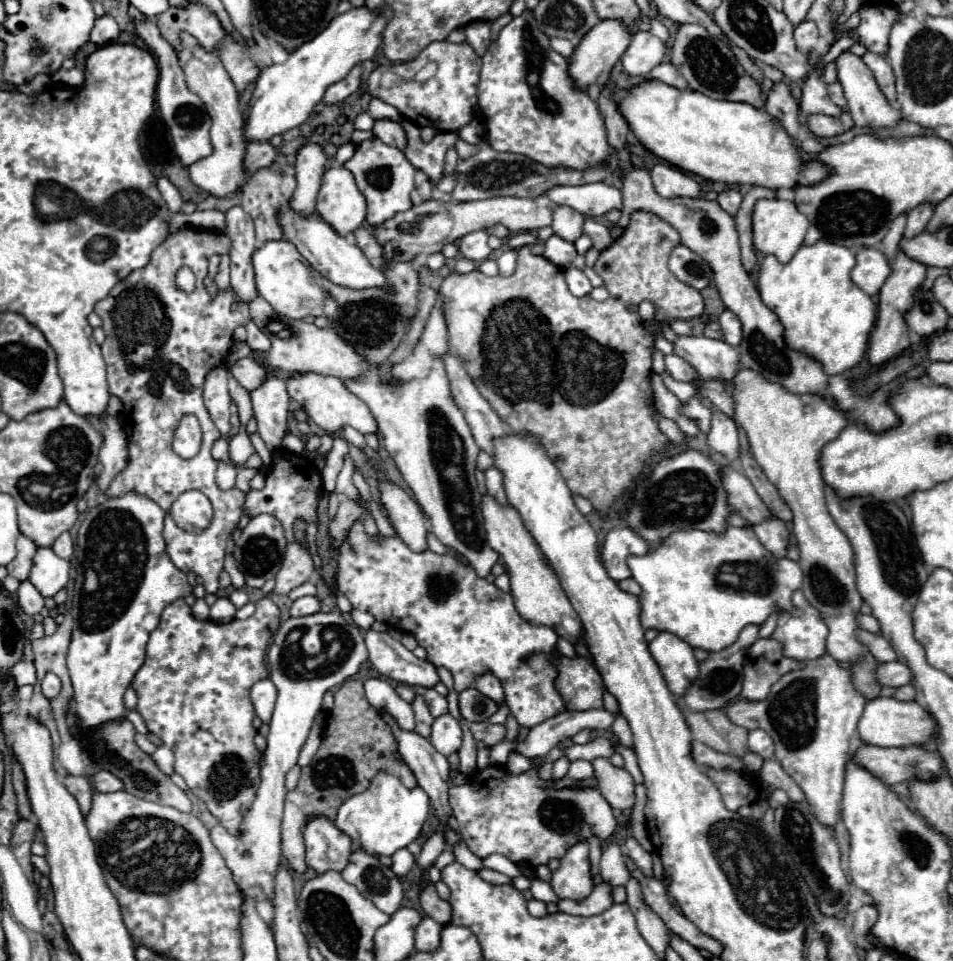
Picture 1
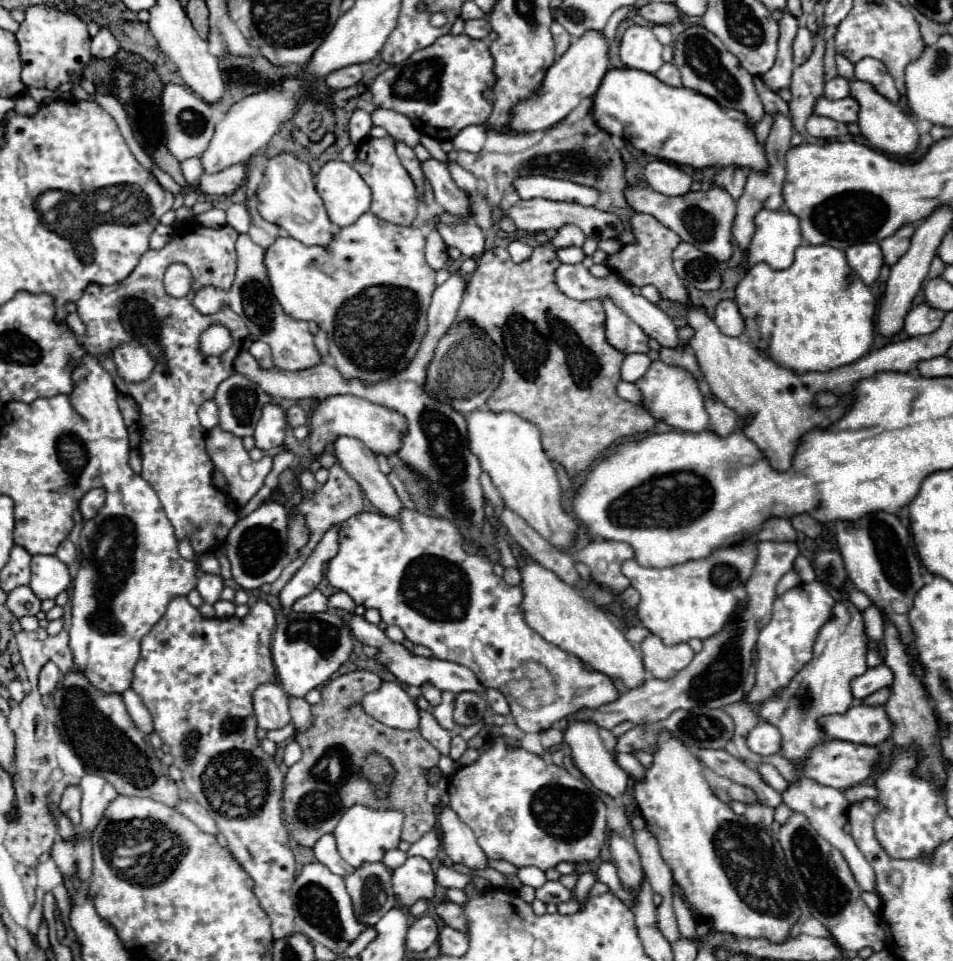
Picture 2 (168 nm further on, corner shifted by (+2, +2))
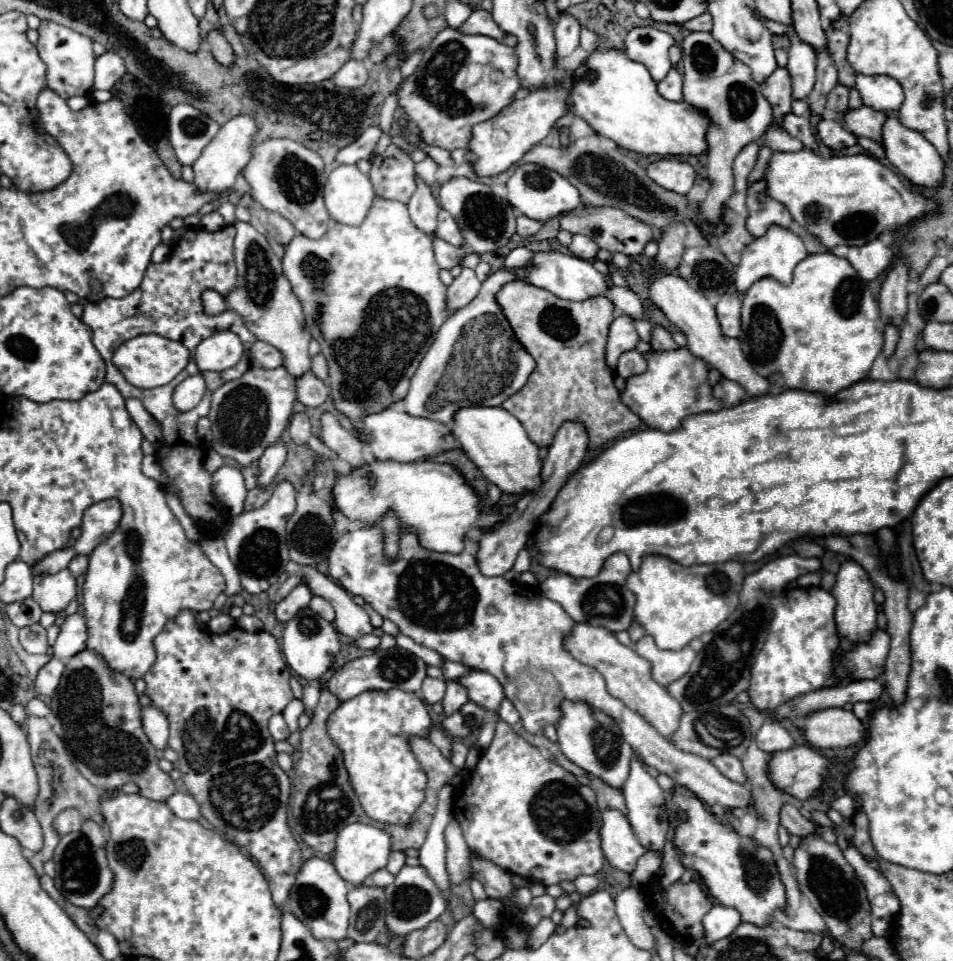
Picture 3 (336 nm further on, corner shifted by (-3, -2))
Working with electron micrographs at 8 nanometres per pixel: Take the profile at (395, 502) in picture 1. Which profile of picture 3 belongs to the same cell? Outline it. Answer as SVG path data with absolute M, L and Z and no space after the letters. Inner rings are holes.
M332 414L322 416L322 442L334 450L340 460L348 462L350 470L364 468L368 464L364 460L364 444L360 438L354 432L344 430Z

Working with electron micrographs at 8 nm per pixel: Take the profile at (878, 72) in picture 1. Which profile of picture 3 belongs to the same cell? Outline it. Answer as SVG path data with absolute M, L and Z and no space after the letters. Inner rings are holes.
M858 74L856 88L866 106L872 106L882 112L896 112L904 102L902 86L892 76Z

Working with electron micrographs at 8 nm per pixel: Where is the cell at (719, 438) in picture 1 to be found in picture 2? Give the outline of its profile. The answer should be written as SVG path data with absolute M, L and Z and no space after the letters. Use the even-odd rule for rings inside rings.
M705 398L705 408L709 412L709 428L715 430L719 436L727 436L737 426L737 414L729 406L725 406L719 398Z

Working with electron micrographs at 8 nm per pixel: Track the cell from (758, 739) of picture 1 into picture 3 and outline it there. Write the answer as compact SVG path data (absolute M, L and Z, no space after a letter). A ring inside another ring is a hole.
M766 720L756 734L756 744L758 744L760 750L764 750L768 754L774 754L774 752L790 750L794 746L794 740L792 740L790 732L784 730L778 722Z

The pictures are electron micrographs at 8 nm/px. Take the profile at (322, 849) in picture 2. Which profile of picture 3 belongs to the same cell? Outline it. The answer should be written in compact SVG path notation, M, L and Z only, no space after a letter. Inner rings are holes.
M378 870L376 874L368 876L364 880L364 884L366 886L388 886L388 884L392 884L392 880L394 880L394 876L388 870Z

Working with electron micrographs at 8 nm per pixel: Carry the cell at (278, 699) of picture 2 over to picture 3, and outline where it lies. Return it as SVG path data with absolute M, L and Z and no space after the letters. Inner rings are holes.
M274 714L274 716L270 718L270 734L272 734L274 740L286 740L286 738L290 736L288 726L286 726L282 714Z

